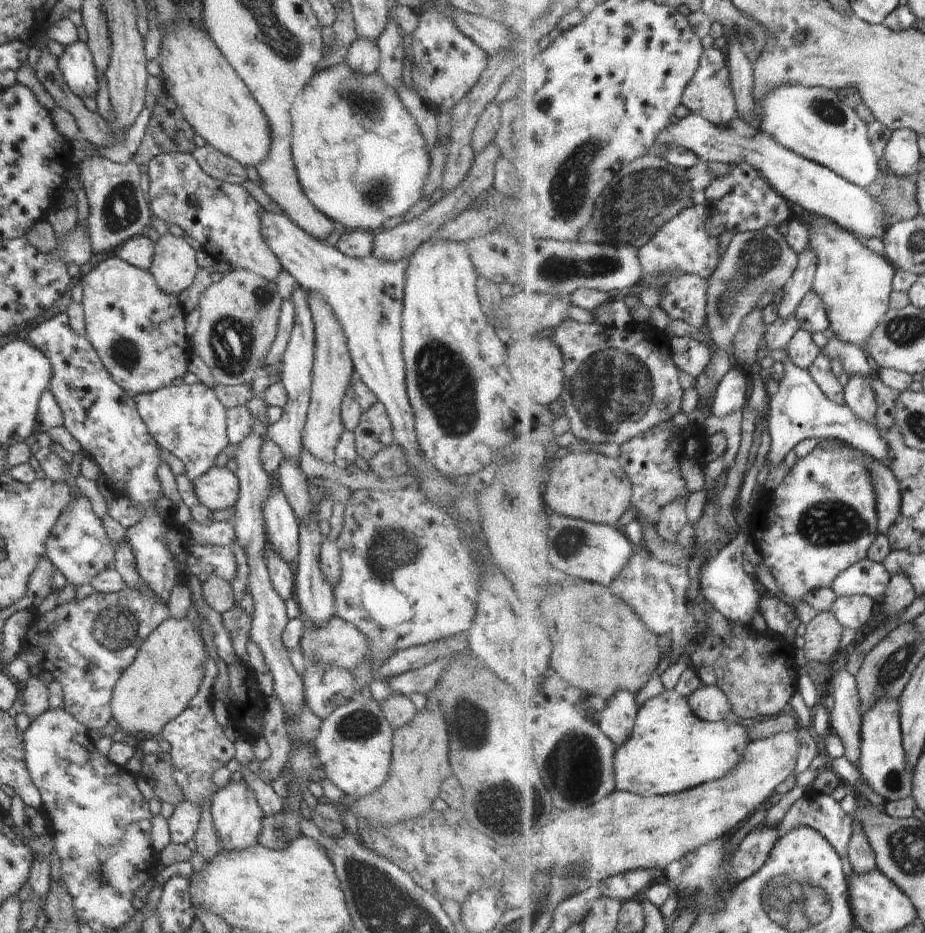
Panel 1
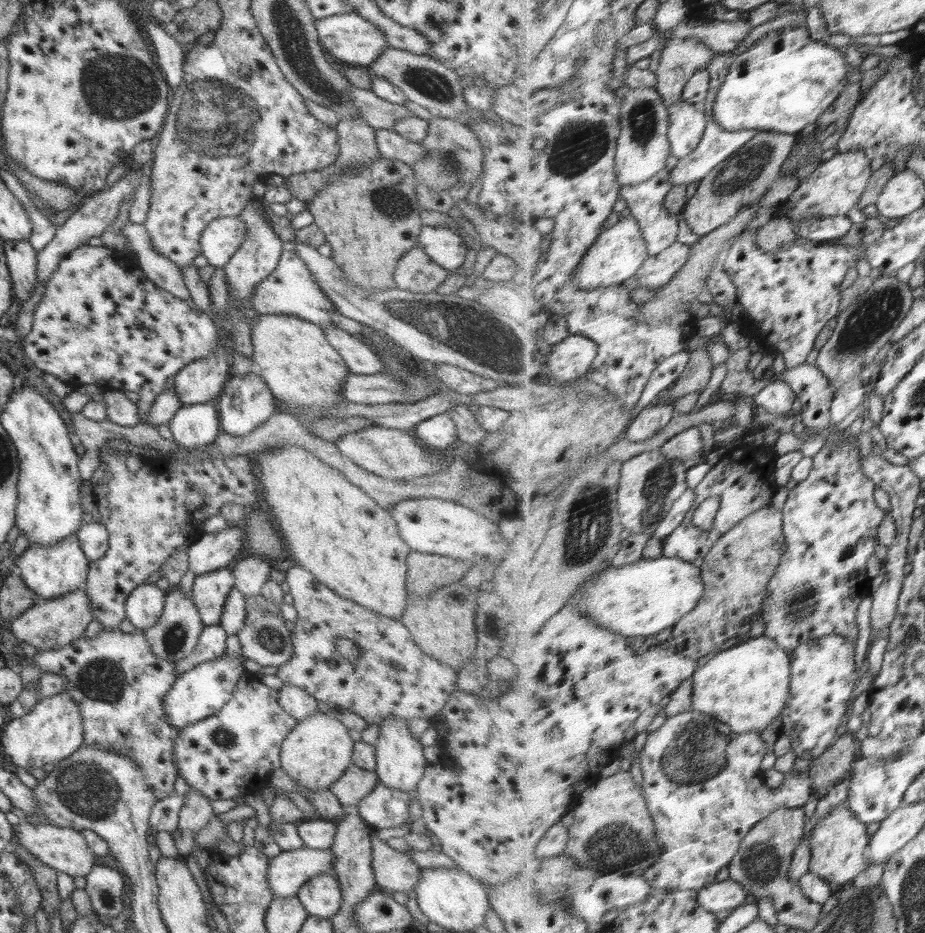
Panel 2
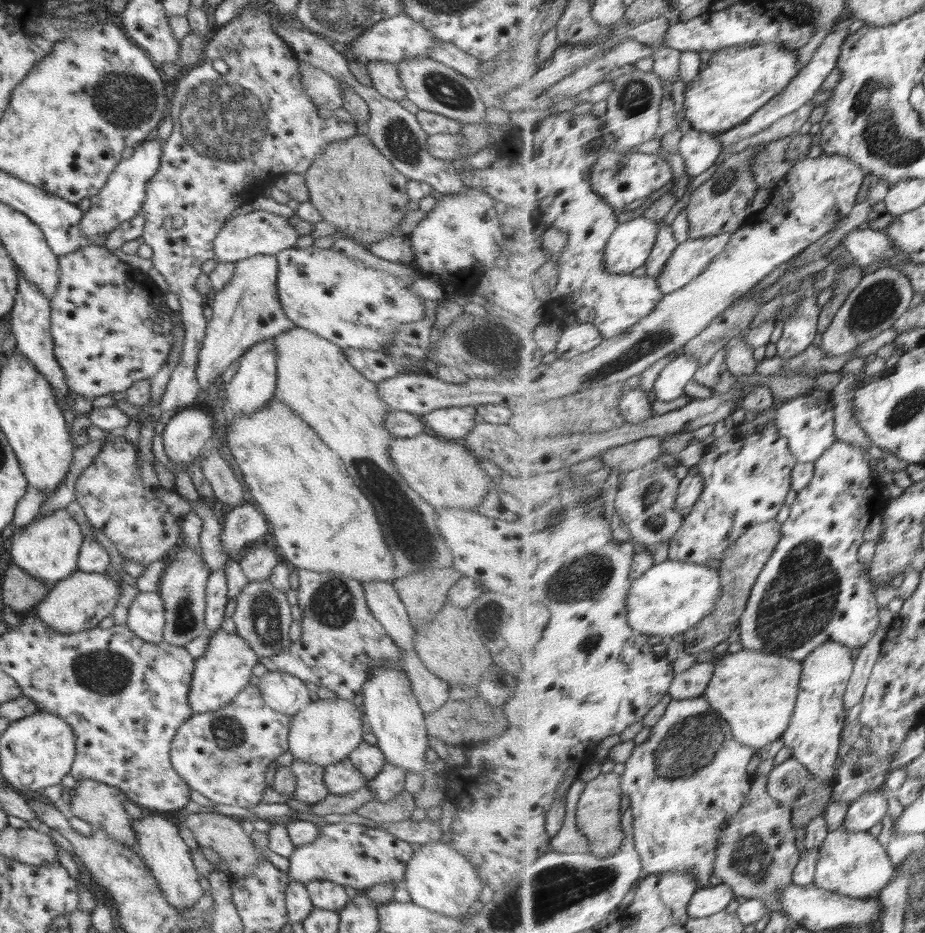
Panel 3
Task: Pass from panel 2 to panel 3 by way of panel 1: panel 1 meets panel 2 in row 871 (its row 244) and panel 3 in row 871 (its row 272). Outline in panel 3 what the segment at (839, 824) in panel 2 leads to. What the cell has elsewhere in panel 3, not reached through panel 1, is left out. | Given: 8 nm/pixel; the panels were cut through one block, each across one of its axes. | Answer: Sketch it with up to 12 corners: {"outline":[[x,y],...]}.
{"outline":[[870,831],[831,832],[815,884],[874,897],[897,875]]}

